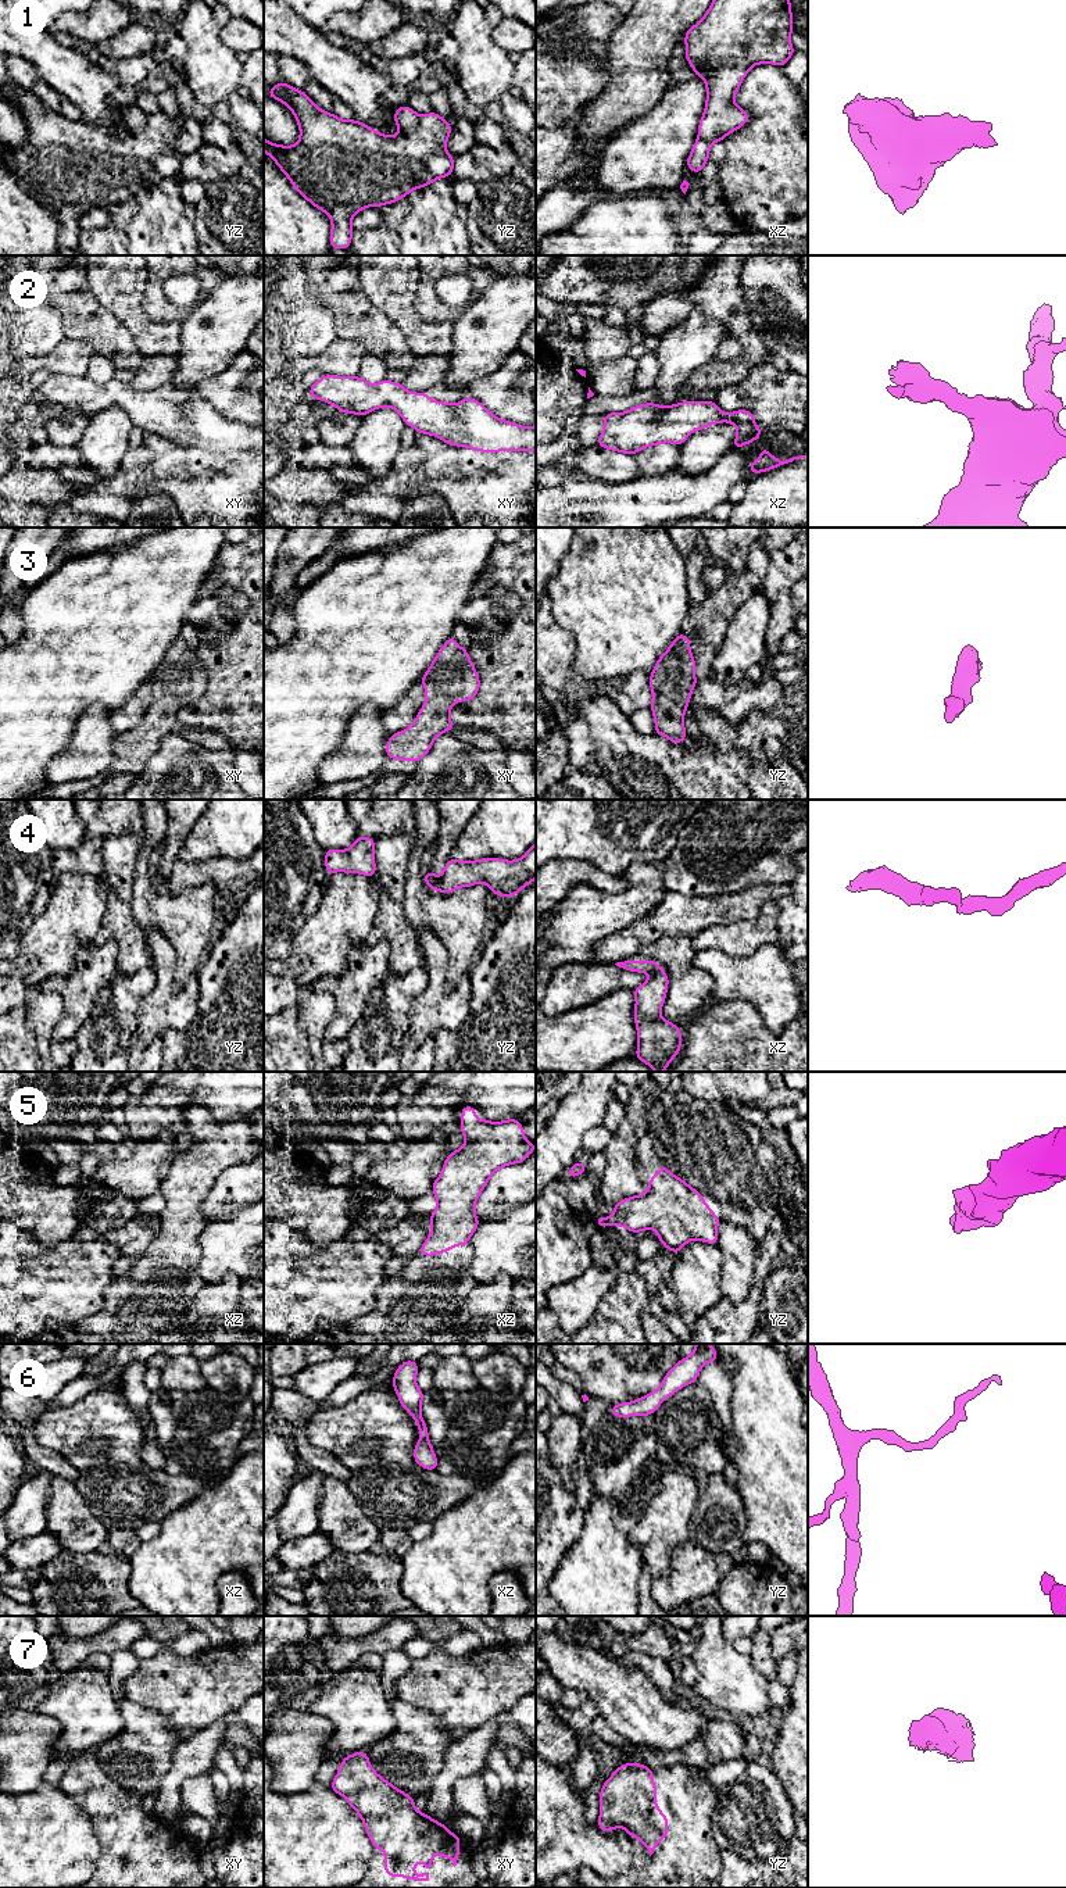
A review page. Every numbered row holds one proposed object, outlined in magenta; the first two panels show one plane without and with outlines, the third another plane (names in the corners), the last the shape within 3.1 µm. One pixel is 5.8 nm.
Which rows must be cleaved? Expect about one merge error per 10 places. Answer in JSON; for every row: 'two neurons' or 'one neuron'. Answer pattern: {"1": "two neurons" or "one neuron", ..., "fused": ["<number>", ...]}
{"1": "one neuron", "2": "one neuron", "3": "one neuron", "4": "one neuron", "5": "one neuron", "6": "one neuron", "7": "one neuron", "fused": []}

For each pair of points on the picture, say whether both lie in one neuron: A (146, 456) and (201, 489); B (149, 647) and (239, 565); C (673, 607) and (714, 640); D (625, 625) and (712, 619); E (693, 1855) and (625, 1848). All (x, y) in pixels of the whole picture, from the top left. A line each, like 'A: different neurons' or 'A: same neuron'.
A: same neuron
B: different neurons
C: different neurons
D: different neurons
E: different neurons

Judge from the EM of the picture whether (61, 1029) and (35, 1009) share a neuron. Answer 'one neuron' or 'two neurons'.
two neurons

